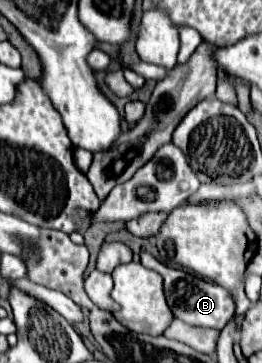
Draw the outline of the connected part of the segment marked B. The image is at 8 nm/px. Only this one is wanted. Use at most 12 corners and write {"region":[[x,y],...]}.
{"region":[[142,253],[160,273],[176,319],[224,329],[234,297],[218,283],[172,269]]}

